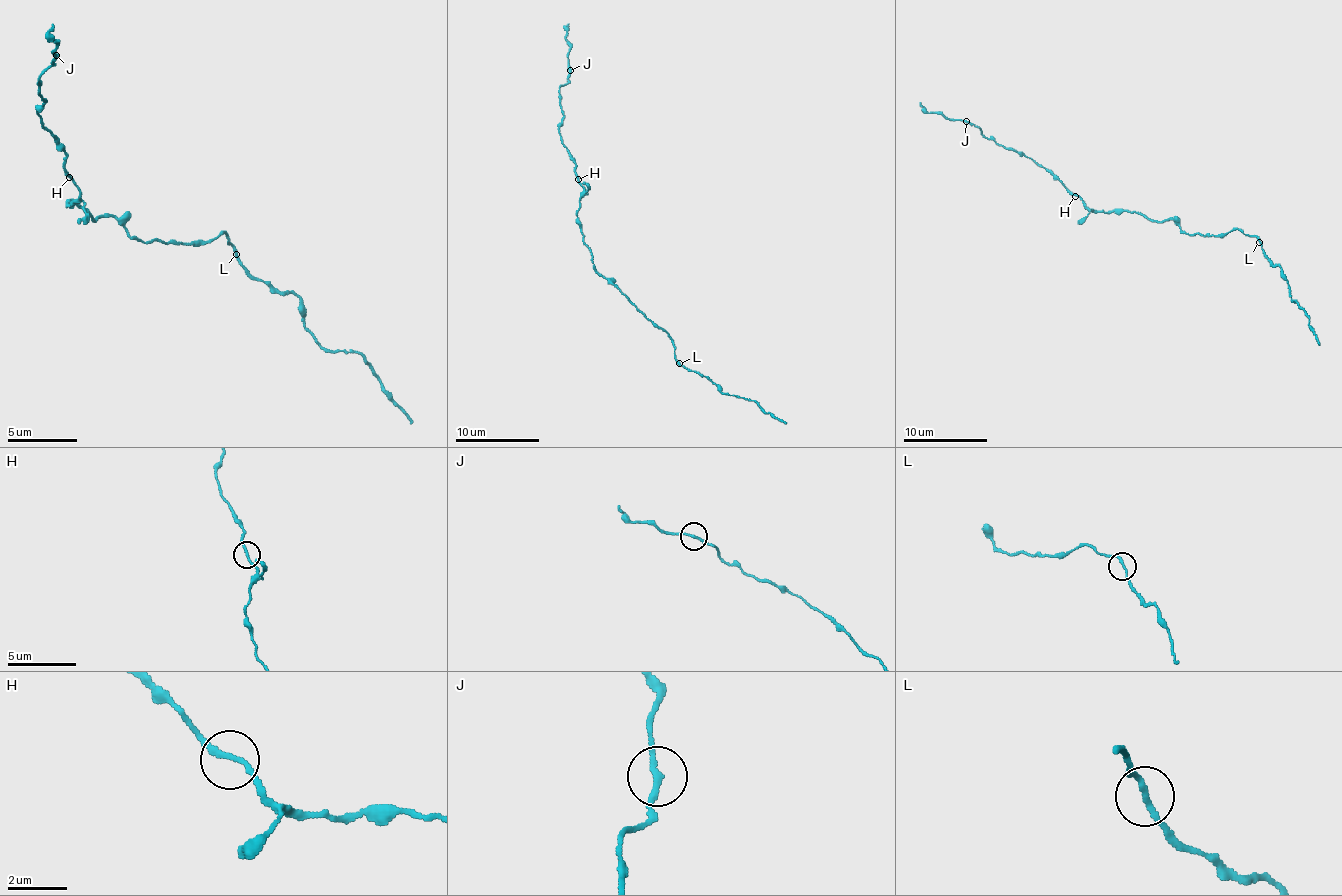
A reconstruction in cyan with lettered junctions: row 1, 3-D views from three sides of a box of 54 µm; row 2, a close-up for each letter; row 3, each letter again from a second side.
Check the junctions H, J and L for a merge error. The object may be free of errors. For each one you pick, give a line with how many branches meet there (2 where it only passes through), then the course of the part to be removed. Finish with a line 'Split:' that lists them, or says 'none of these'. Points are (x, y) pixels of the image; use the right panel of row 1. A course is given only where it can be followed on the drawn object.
Split: none of these

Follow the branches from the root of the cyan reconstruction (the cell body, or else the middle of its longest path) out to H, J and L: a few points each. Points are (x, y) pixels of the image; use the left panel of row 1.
H: (104, 216), (93, 219), (76, 202), (69, 205), (79, 195), (79, 188), (69, 177)
J: (104, 216), (93, 219), (76, 202), (69, 205), (79, 188), (37, 115), (44, 101), (37, 80), (55, 56)
L: (104, 216), (110, 216), (138, 240), (208, 244), (222, 233), (236, 254)

